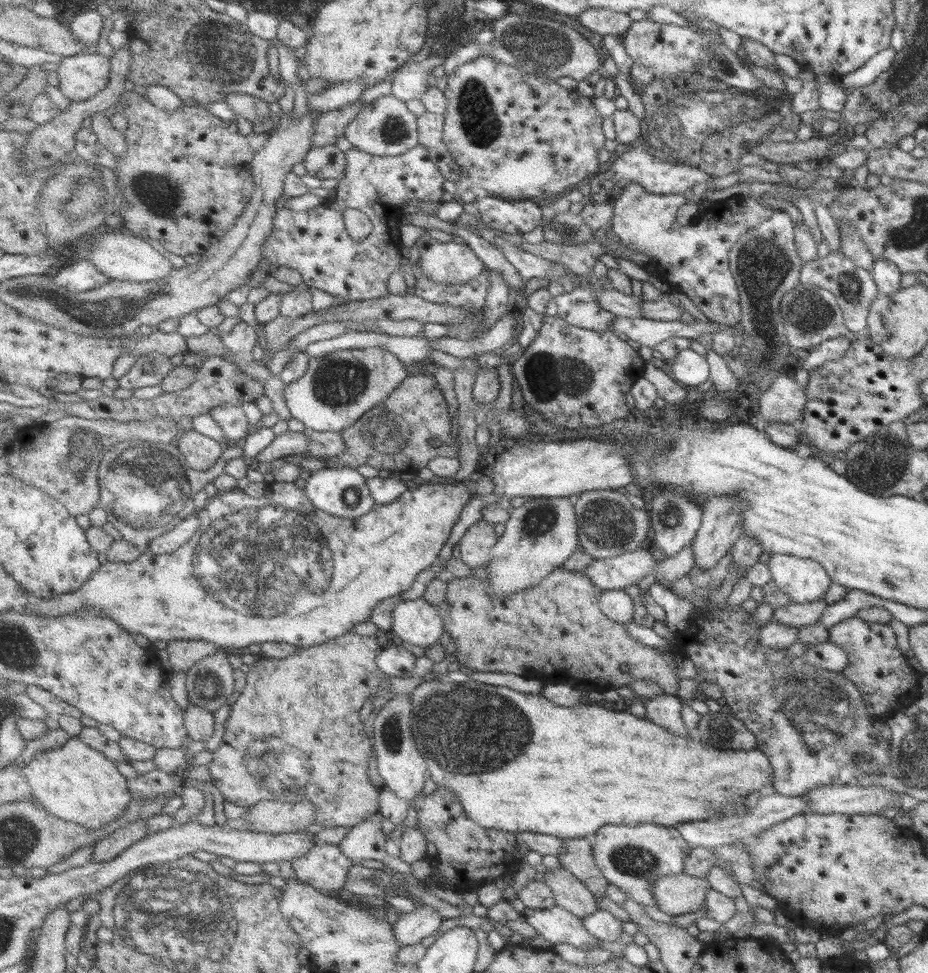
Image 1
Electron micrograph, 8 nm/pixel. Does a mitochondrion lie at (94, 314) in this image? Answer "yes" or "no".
yes

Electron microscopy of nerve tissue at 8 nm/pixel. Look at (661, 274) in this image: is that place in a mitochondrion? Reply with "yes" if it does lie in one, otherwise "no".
no

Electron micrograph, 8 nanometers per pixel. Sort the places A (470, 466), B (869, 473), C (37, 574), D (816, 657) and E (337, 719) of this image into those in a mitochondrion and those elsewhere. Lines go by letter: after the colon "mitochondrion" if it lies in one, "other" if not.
A: other
B: mitochondrion
C: other
D: mitochondrion
E: other

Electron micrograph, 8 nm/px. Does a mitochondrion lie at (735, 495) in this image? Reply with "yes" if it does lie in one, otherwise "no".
no

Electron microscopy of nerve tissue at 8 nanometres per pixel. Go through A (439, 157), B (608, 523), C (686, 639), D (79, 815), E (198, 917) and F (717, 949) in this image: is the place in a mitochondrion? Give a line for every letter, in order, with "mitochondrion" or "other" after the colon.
A: other
B: mitochondrion
C: other
D: other
E: mitochondrion
F: other

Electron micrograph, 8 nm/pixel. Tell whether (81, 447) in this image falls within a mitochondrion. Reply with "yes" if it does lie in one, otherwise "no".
yes

